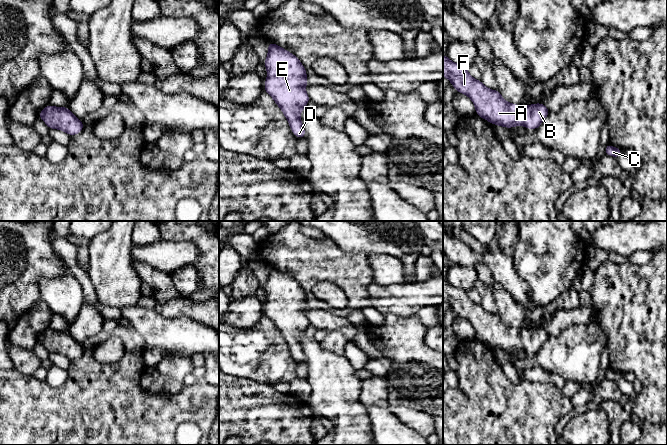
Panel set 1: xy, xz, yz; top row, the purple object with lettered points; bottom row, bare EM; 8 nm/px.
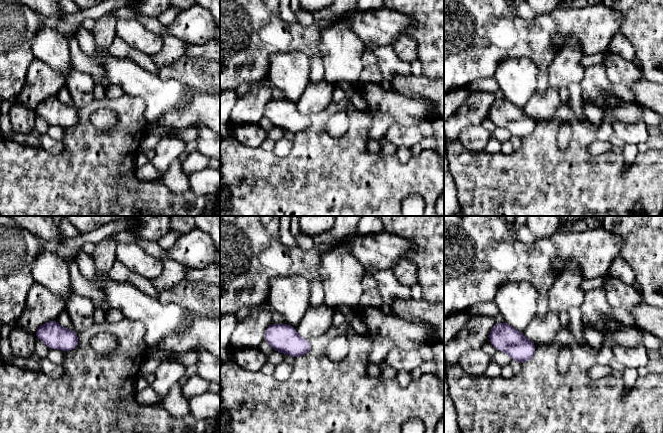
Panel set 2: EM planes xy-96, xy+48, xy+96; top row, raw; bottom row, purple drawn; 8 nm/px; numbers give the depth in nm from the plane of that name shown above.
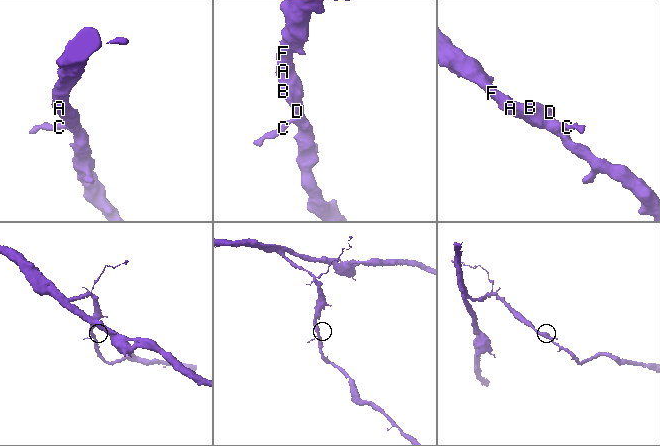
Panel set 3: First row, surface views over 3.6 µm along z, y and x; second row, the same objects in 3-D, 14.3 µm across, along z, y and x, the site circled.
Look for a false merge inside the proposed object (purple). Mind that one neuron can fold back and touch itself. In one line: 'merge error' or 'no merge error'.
no merge error

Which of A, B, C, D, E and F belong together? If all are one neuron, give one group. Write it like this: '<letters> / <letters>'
A B C D E F

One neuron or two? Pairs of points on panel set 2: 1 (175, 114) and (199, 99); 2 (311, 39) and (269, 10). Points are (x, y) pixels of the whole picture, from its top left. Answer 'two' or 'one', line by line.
1: one
2: one

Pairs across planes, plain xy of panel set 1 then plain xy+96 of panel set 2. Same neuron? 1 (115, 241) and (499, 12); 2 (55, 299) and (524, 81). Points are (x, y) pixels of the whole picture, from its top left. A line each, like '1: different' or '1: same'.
1: different
2: same

